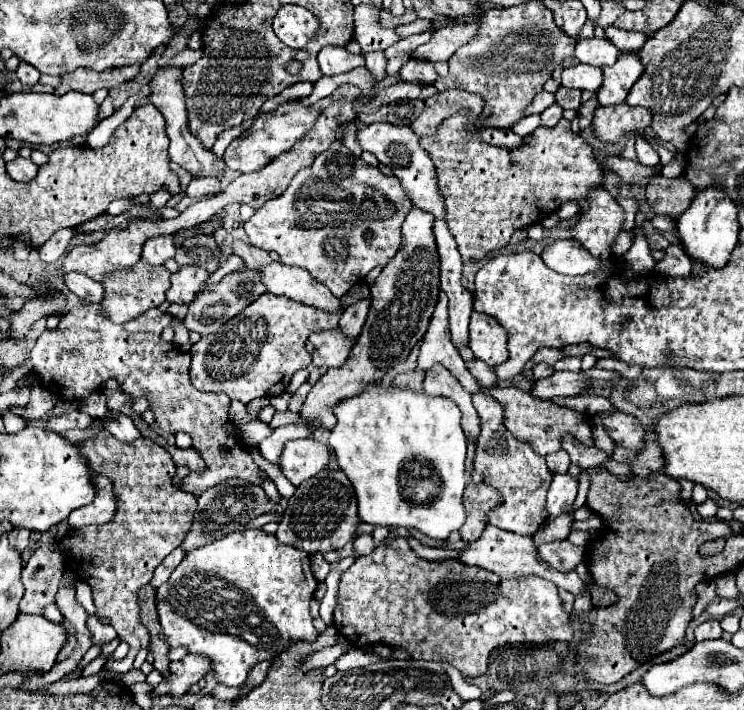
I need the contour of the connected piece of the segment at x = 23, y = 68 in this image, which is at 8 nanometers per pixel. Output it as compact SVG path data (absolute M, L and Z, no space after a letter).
M21 62L21 66L17 68L15 74L17 74L19 82L25 84L25 86L33 86L33 84L37 84L37 80L39 80L37 68L33 68L31 64L23 64L23 62Z

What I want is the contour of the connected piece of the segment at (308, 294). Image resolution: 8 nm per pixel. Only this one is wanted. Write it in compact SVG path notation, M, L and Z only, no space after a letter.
M271 262L257 270L261 284L267 288L267 292L277 296L287 296L291 300L317 306L317 308L329 308L339 310L339 298L335 298L323 284L313 280L309 272L303 268L285 266L281 262Z

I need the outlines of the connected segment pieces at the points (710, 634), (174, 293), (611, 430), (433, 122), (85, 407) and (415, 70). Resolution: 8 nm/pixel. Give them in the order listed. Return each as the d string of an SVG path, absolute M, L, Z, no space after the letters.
M707 620L695 628L695 640L701 642L701 640L711 640L711 638L721 638L721 632L723 630L719 626L719 620Z
M181 266L171 274L171 288L167 290L169 302L193 302L199 286L207 280L209 272L203 266Z
M597 412L599 424L607 430L607 434L613 438L613 442L631 448L641 450L645 444L645 432L639 420L635 420L629 414L623 412Z
M445 90L439 92L431 98L425 100L425 114L421 114L411 128L419 132L419 136L427 136L429 132L433 132L433 128L437 128L445 118L453 116L459 110L469 110L471 118L475 118L485 106L485 100L473 92L467 90Z
M91 392L89 398L85 400L79 400L79 410L81 412L87 412L89 416L93 418L101 418L101 416L107 416L109 414L109 408L107 408L107 398L103 392Z
M407 60L401 68L401 76L405 82L433 84L437 80L435 66L433 62L427 62L427 60Z

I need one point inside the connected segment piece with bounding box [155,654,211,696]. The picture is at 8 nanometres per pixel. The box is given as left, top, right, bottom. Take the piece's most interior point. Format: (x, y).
(192, 668)

